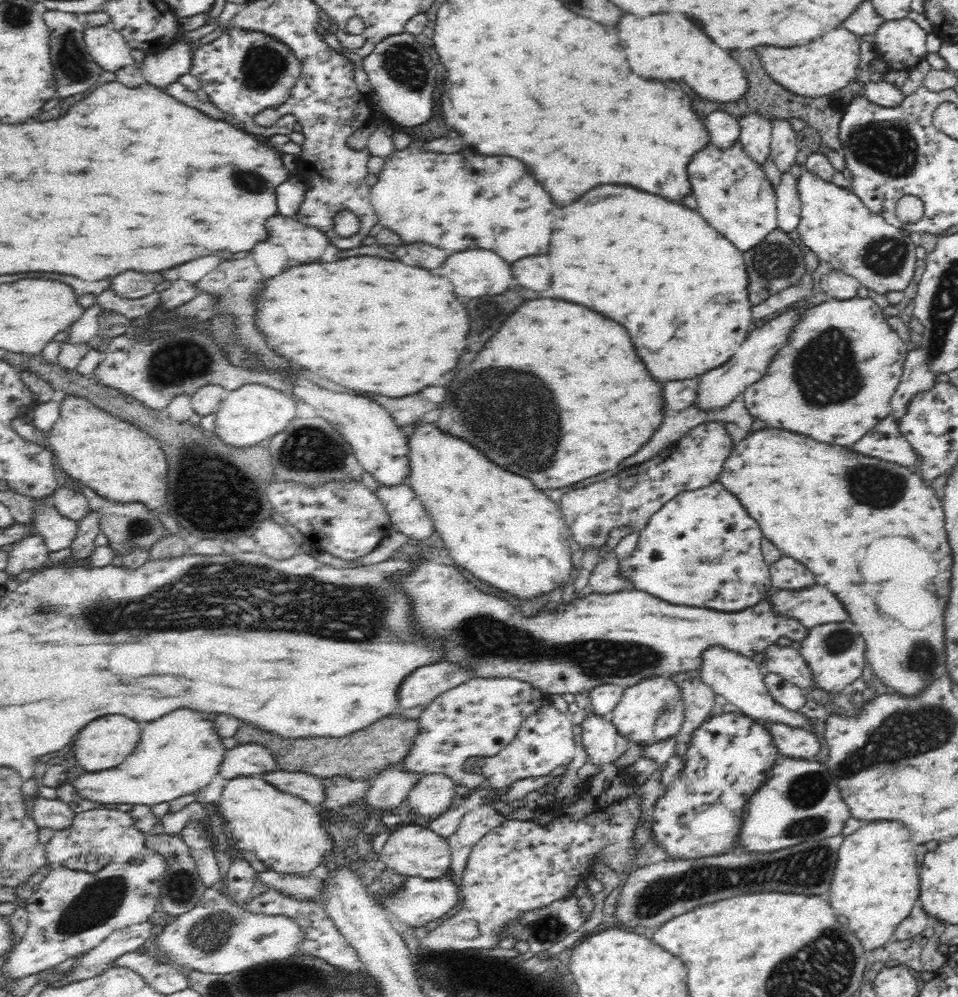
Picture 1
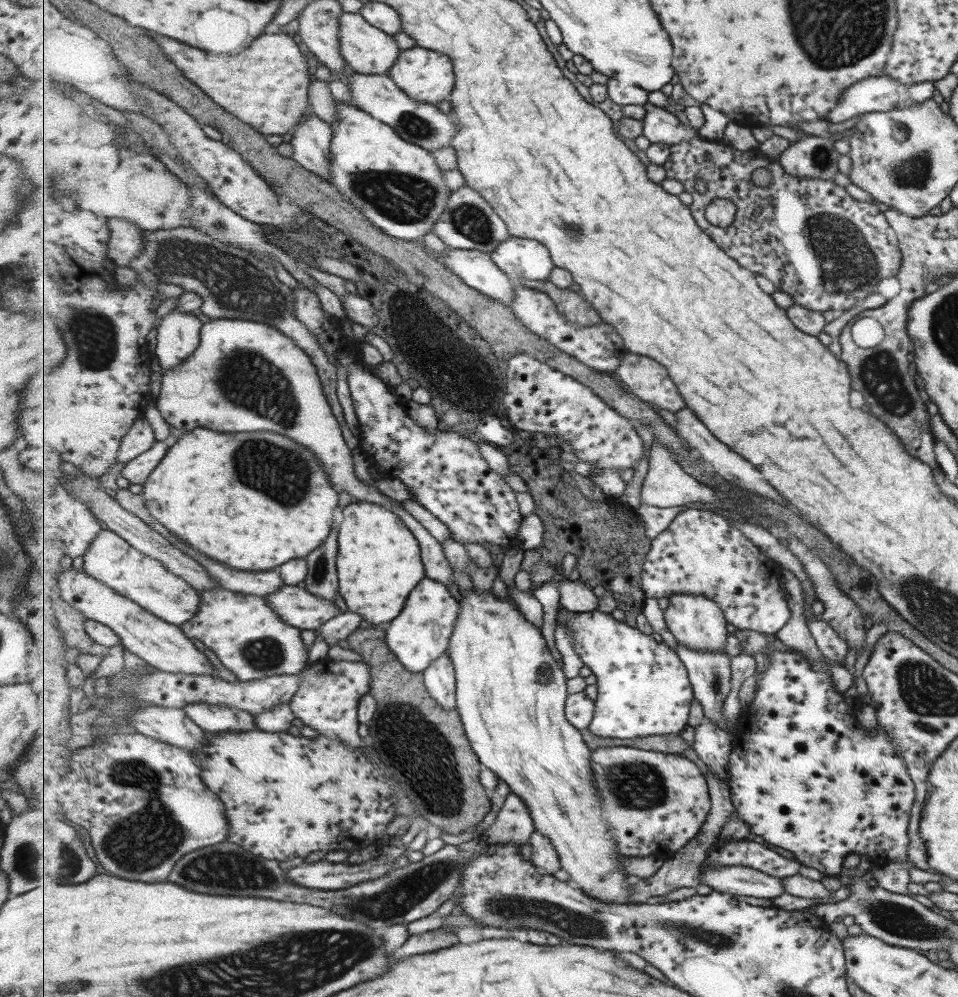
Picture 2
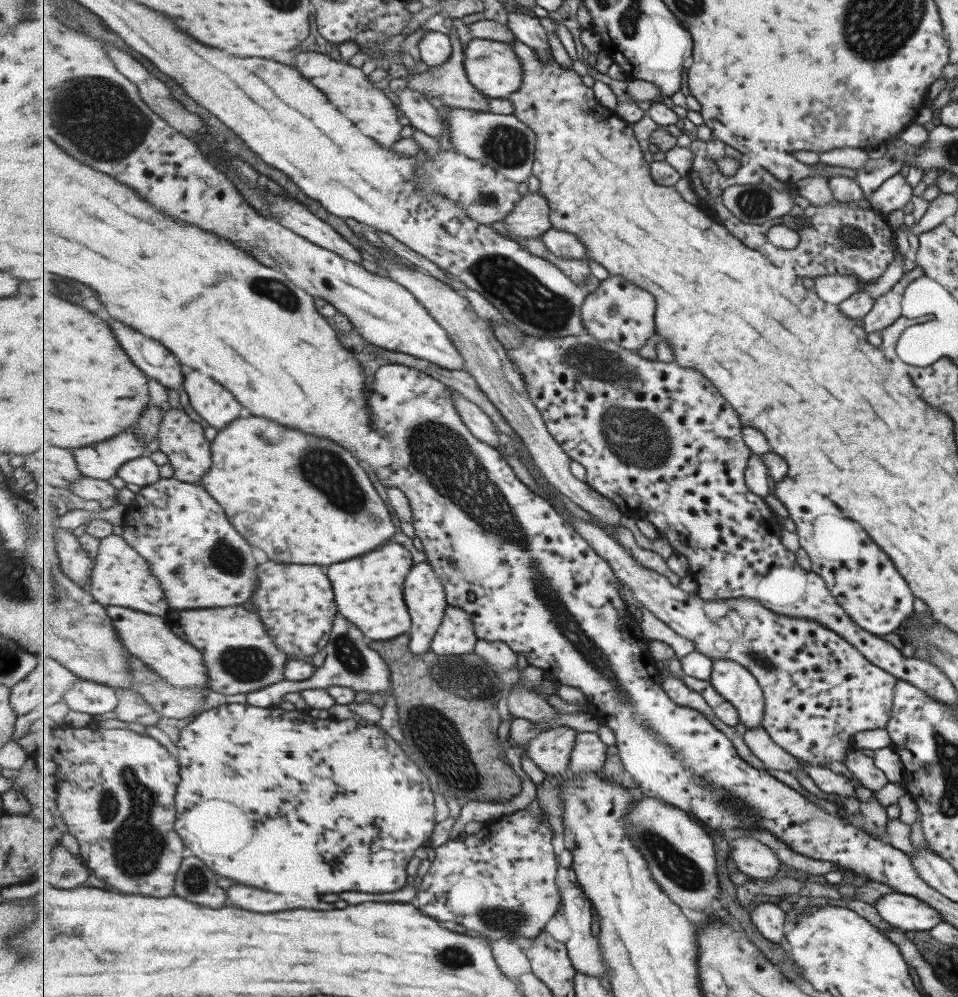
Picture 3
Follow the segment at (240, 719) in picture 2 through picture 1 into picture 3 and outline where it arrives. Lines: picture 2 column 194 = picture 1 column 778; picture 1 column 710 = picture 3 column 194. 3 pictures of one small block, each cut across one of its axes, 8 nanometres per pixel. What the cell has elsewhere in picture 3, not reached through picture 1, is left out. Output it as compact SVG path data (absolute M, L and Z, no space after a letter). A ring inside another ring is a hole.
M108 606L107 609L126 648L160 674L169 684L181 688L209 687L210 674L204 654L201 654L193 644L177 636L167 626L165 618L151 616L145 611L133 610L125 606Z

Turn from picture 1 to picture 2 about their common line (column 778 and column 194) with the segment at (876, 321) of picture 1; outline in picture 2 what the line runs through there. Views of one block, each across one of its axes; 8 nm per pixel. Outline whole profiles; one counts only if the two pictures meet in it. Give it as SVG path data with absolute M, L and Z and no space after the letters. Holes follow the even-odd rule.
M211 319L205 323L201 330L201 344L185 360L179 368L162 371L160 390L154 400L155 407L160 416L171 428L182 432L189 432L193 428L211 428L220 432L257 432L263 430L287 436L312 450L320 460L322 467L328 474L328 479L346 499L357 498L358 502L379 504L392 510L413 531L422 548L422 558L429 578L437 579L447 586L453 583L453 570L451 570L442 542L429 534L429 530L422 526L401 505L389 496L385 496L375 483L368 483L356 473L353 464L354 456L349 448L347 439L343 438L343 430L327 402L323 392L323 384L319 370L312 359L295 342L294 338L283 334L281 330L268 324L253 322L245 319Z

